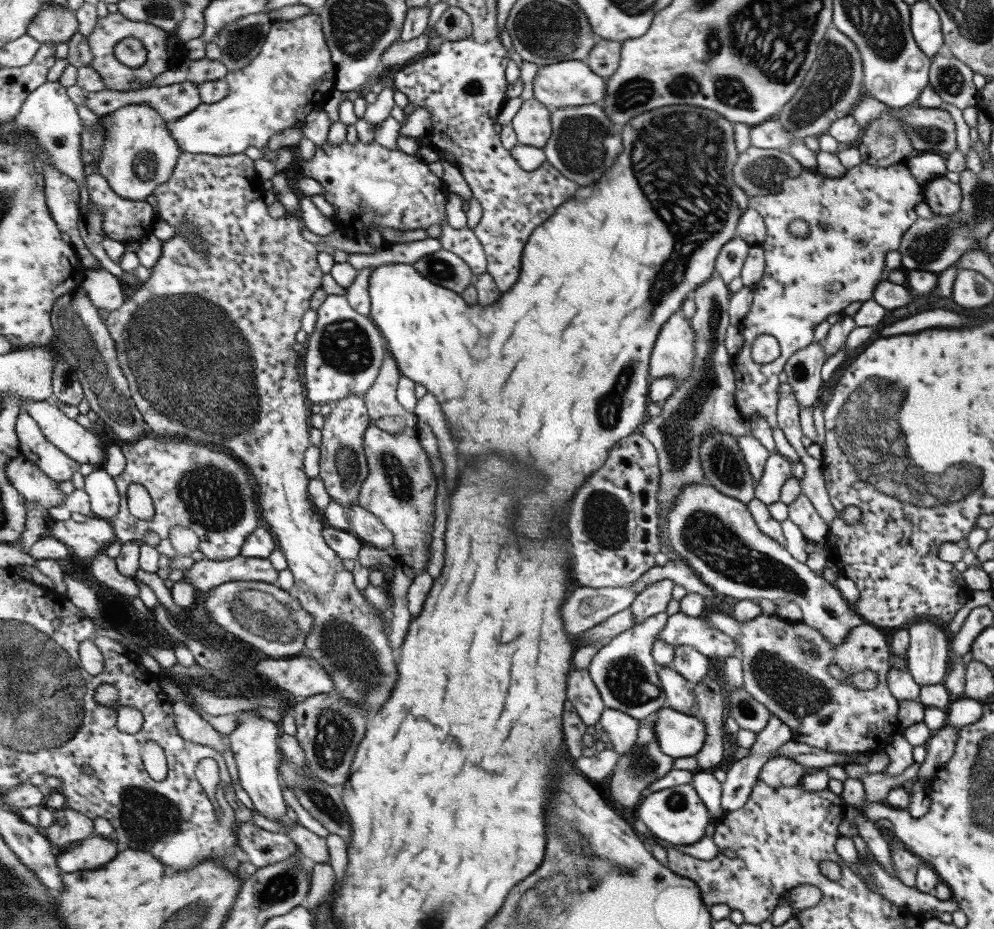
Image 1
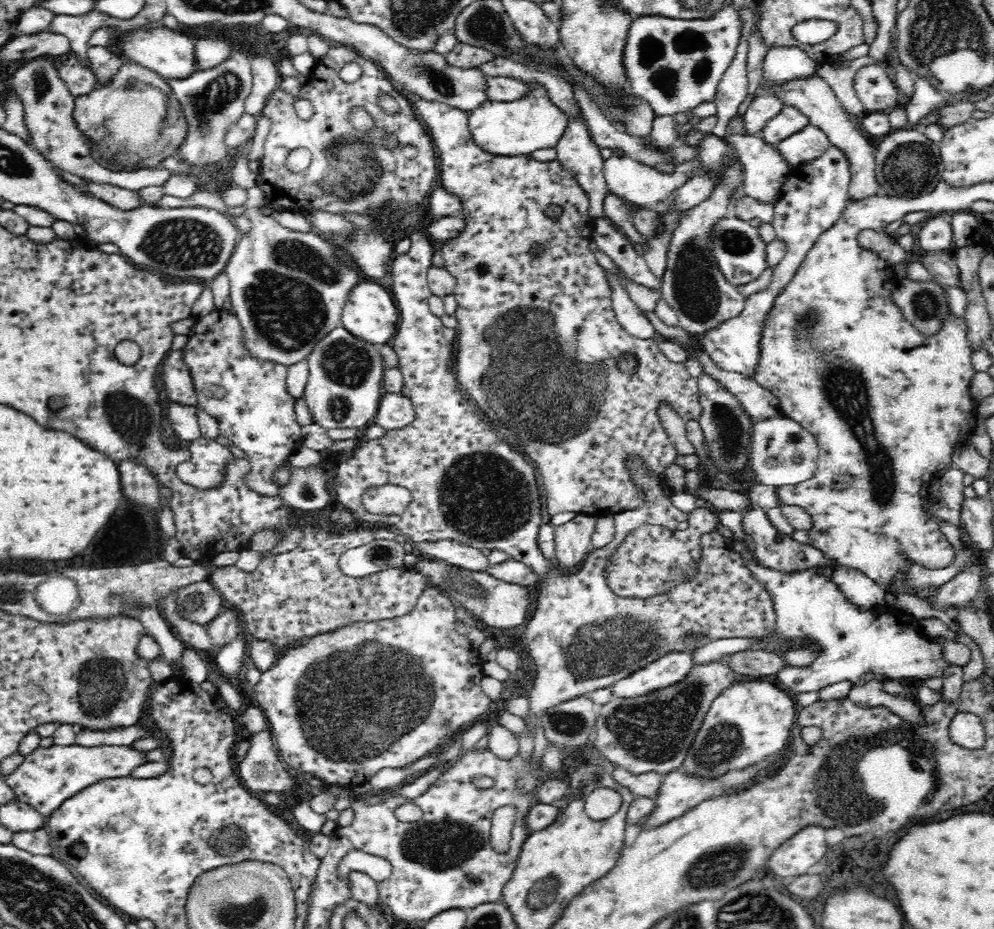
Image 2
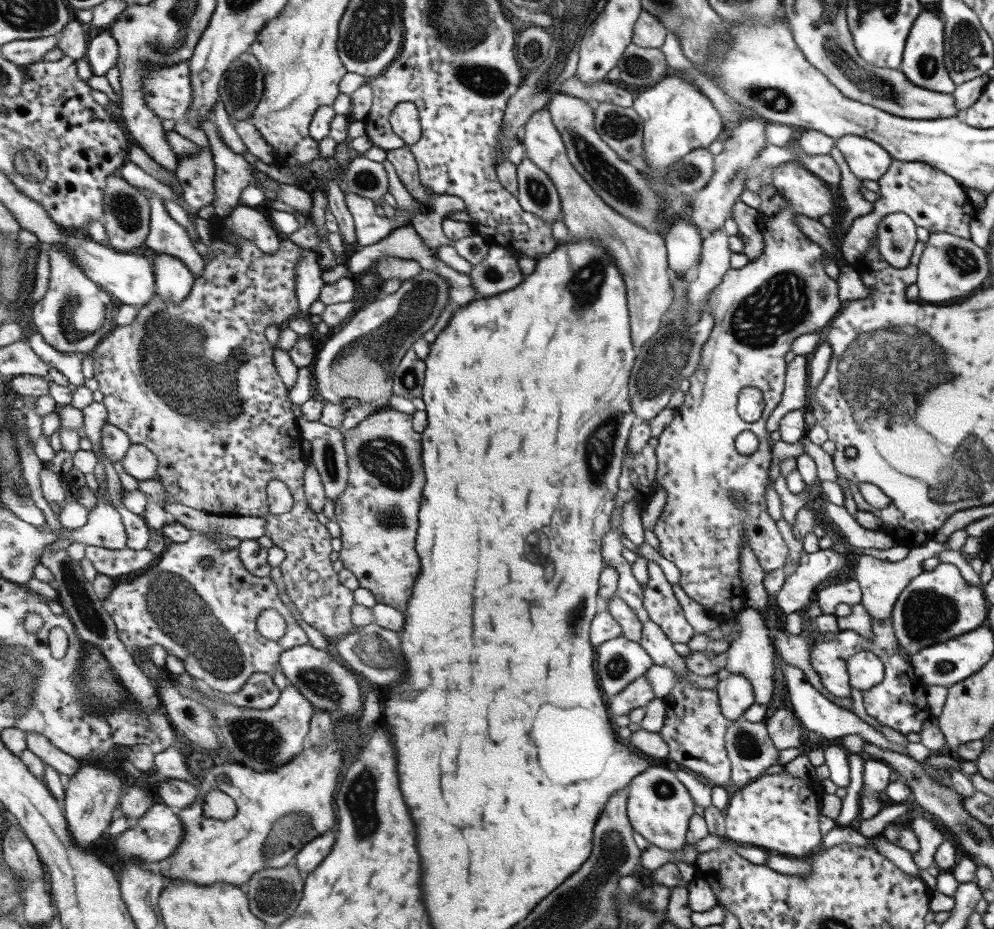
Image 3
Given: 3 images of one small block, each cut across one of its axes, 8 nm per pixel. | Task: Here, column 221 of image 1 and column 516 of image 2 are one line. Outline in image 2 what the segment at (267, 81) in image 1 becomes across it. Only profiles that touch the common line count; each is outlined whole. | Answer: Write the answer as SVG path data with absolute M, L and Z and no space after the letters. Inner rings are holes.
M530 86L532 94L516 102L488 102L480 108L468 112L468 124L472 140L486 154L494 156L530 156L538 150L558 148L564 128L568 126L568 116L550 102L548 92L542 86Z

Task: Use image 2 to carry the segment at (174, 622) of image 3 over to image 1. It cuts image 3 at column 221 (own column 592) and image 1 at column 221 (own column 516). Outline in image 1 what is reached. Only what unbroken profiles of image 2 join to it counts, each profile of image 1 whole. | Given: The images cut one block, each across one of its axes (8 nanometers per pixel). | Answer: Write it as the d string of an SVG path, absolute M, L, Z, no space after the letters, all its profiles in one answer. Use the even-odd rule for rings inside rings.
M151 432L139 442L121 442L121 448L129 464L121 476L115 476L121 492L121 512L111 520L119 542L141 544L149 530L163 540L171 538L173 526L189 526L201 538L203 556L221 562L241 556L249 536L259 530L259 524L265 524L263 516L257 512L259 492L257 486L251 484L245 462L237 462L225 452L215 452L215 448L193 442L173 442ZM131 484L143 484L151 492L157 506L153 520L141 520L131 514L127 496Z

